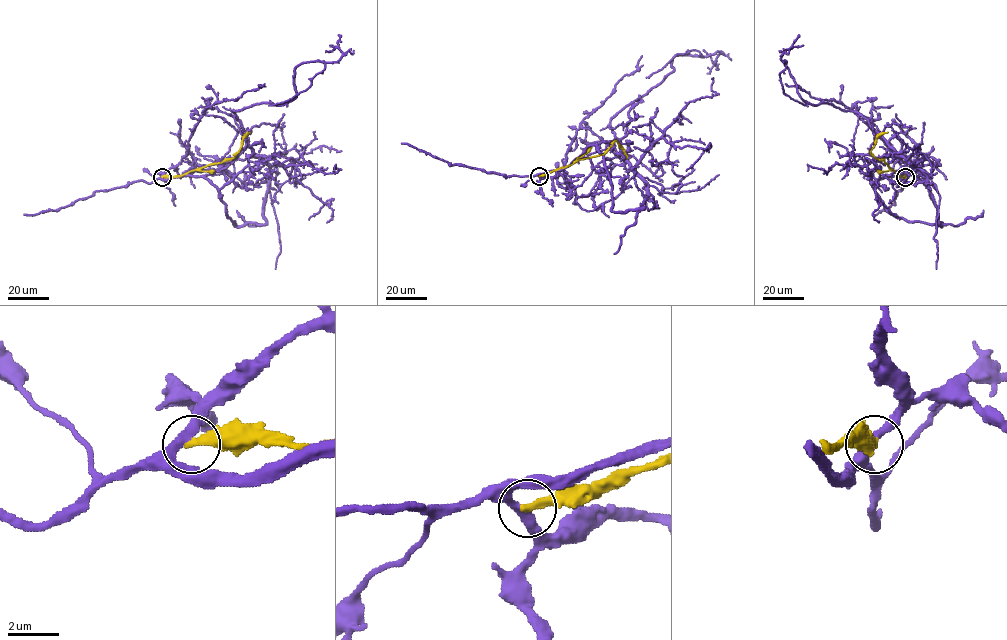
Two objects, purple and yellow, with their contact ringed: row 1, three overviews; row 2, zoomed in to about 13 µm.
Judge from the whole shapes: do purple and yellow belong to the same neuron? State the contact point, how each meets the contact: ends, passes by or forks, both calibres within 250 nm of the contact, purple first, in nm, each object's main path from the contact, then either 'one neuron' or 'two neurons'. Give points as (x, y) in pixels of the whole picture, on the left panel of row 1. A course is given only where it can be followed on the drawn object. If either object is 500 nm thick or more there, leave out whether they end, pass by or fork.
(162, 177) | purple passes by | yellow ends | 320/360 nm | purple via (162, 176), (228, 165), (247, 146), (232, 111), (287, 103), (294, 69), (325, 64), (305, 90), (268, 105) | yellow via (162, 176), (180, 176), (232, 158), (249, 132) | two neurons

